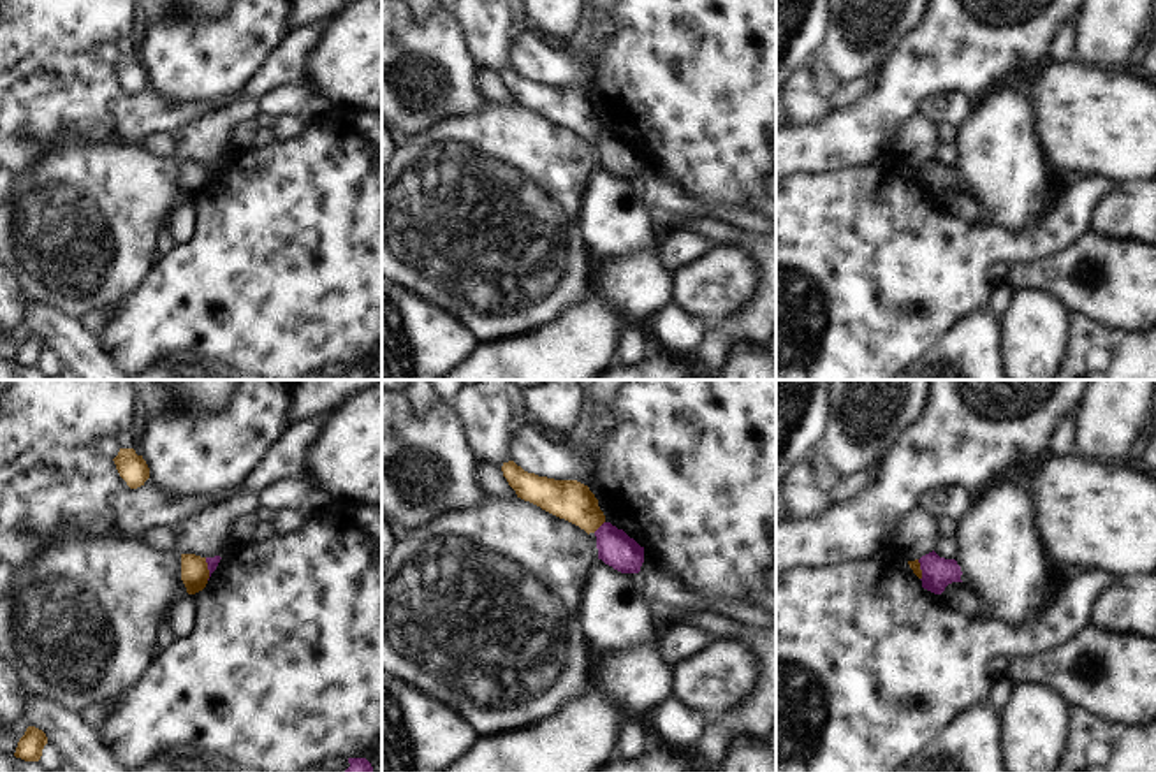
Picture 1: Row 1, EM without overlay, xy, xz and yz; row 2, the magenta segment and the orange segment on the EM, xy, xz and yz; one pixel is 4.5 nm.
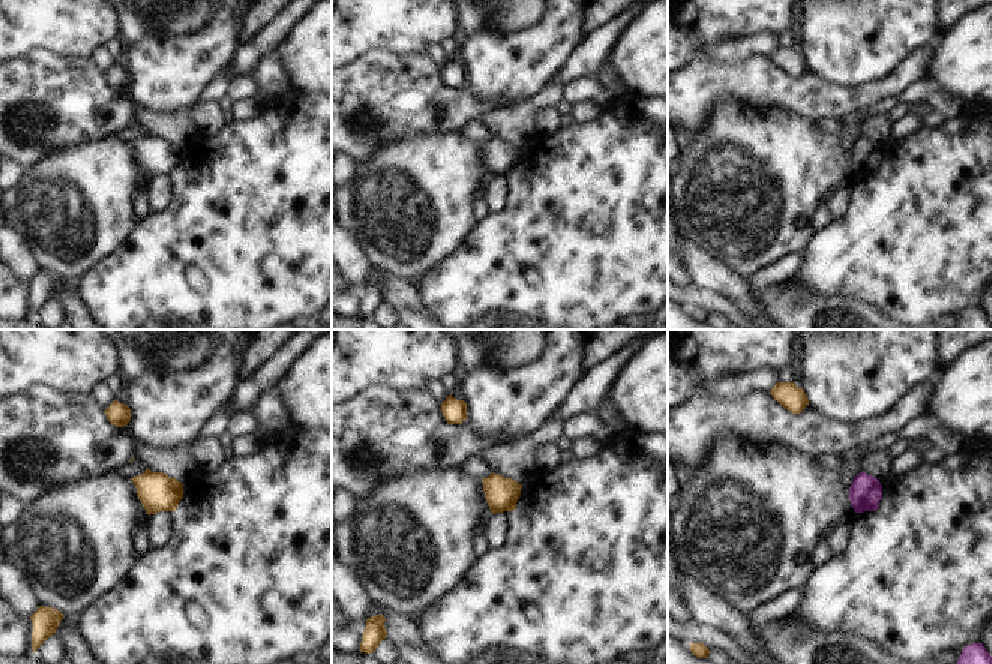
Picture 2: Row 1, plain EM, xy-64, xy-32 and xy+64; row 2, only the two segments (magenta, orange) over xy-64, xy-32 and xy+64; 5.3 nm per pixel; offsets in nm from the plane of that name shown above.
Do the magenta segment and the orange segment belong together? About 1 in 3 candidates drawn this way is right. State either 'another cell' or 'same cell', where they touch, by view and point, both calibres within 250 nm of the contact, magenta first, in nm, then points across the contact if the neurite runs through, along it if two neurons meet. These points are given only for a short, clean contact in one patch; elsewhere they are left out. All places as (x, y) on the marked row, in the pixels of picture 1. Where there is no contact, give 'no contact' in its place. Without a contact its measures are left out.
another cell | xz (600, 526) | 160/190 nm | along xz (604, 521), (593, 531)

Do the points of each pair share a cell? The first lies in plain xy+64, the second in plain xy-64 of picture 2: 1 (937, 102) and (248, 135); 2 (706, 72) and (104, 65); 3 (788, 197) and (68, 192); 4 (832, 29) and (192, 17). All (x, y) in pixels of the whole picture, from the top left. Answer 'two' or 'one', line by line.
1: two
2: two
3: one
4: two

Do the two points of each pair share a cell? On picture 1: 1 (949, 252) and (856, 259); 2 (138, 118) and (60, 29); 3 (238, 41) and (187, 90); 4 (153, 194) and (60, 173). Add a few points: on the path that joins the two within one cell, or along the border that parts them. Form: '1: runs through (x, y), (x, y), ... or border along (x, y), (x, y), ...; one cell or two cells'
1: runs through (926, 259), (878, 259); one cell
2: border along (92, 51), (78, 55), (39, 53); two cells
3: runs through (226, 53), (199, 78); one cell
4: runs through (131, 194), (88, 194), (83, 190); one cell

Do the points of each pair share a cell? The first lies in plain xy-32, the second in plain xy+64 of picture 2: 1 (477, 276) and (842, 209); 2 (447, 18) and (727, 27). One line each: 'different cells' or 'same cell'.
1: different cells
2: same cell

